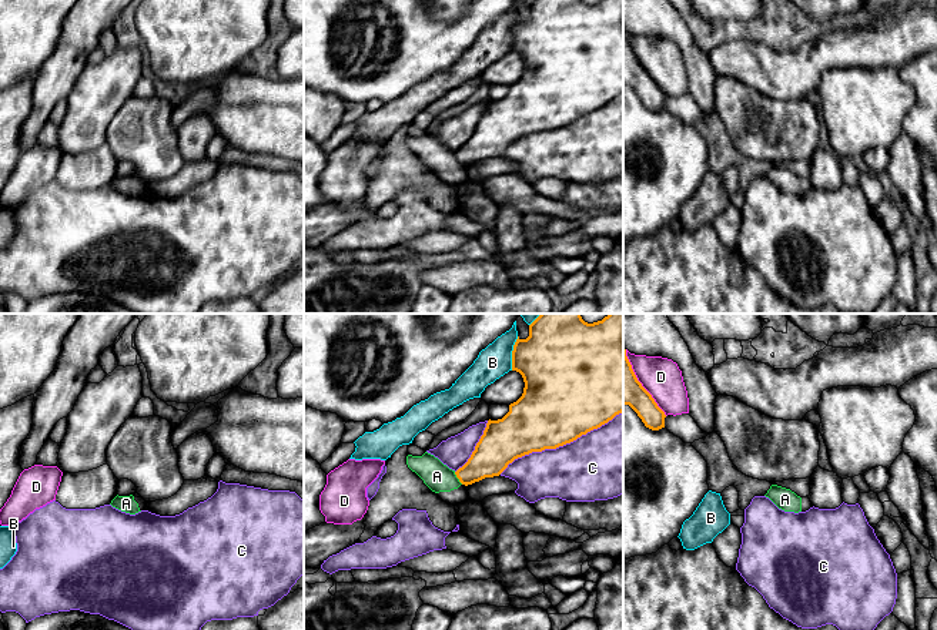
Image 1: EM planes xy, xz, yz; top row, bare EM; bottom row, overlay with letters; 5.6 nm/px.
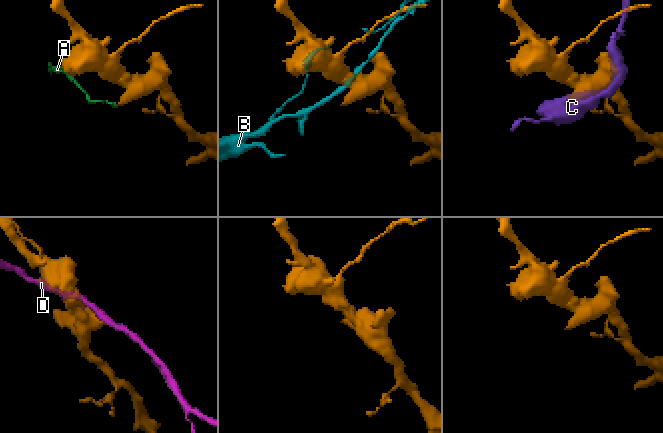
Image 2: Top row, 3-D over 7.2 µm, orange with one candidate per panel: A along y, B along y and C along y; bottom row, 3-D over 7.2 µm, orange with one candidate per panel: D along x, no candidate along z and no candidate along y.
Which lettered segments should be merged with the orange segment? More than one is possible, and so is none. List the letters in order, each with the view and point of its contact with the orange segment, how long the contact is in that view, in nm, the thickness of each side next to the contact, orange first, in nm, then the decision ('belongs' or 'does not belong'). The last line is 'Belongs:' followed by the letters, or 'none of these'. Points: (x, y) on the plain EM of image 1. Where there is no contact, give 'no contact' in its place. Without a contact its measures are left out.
A: xz (457, 157) | 90 nm | 220/160 nm | does not belong
B: xz (512, 34) | 200 nm | 420/190 nm | does not belong
C: xz (561, 126) | 800 nm | 440/380 nm | does not belong
D: yz (639, 63) | 440 nm | 190/220 nm | does not belong
Belongs: none of these

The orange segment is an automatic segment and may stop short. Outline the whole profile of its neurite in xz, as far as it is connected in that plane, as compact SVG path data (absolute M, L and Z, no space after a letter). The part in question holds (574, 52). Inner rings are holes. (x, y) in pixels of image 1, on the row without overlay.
M535 0L529 6L529 17L518 17L513 26L512 51L522 56L523 74L509 86L509 93L502 100L488 101L471 138L455 153L465 167L499 157L518 138L570 124L623 93L623 0L593 4L583 0Z

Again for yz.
M623 27L623 86L629 86L646 108L659 111L665 108L665 93L652 76L638 61Z

